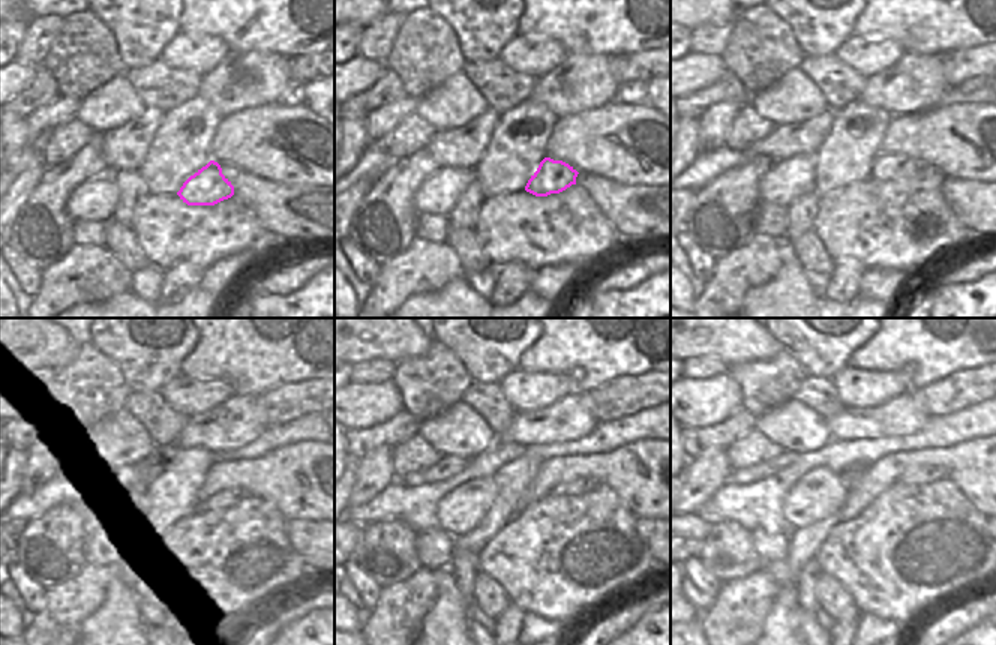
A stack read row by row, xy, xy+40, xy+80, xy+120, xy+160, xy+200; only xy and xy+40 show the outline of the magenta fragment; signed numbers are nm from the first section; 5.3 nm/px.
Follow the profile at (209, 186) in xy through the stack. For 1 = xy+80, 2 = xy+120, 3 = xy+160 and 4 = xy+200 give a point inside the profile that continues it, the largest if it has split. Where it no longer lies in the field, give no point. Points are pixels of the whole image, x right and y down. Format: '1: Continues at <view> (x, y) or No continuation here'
1: Continues at xy+80 (885, 167)
2: Continues at xy+120 (225, 498)
3: Continues at xy+160 (581, 485)
4: Continues at xy+200 (926, 474).

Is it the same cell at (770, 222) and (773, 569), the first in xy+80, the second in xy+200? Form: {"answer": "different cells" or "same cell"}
{"answer": "different cells"}

